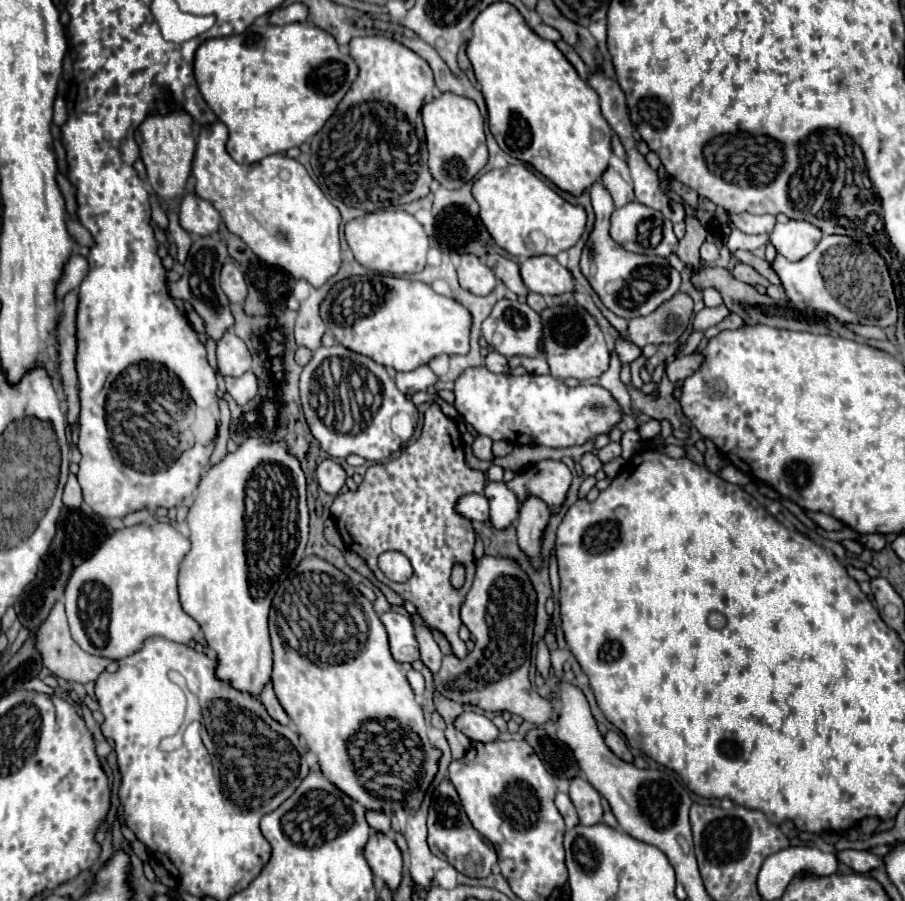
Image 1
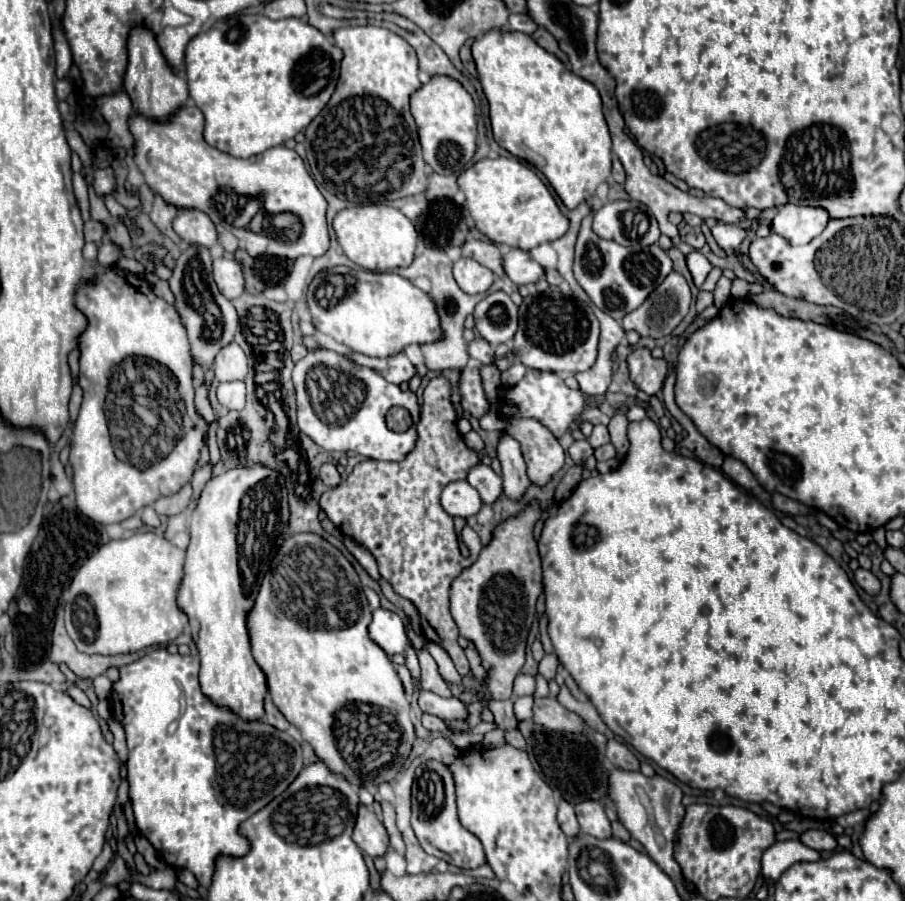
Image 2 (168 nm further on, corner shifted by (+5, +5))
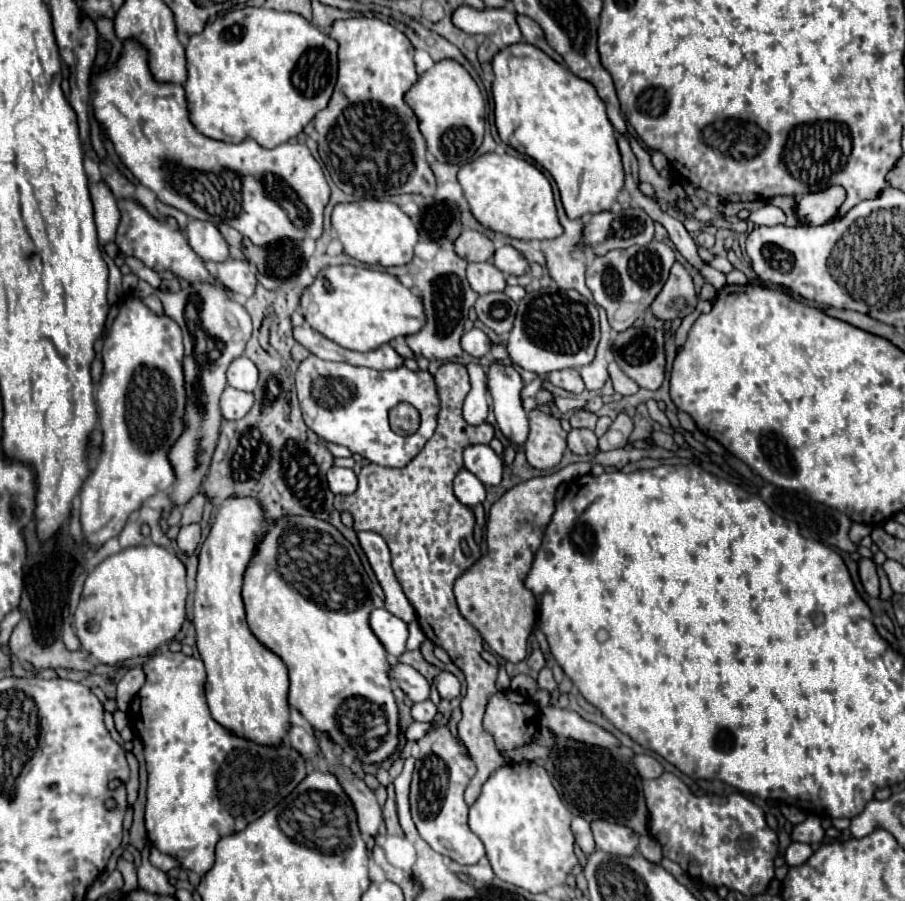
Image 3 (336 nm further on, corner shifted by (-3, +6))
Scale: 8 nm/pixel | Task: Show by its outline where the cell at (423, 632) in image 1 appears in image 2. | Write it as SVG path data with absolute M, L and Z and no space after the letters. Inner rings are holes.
M421 649L417 655L419 655L419 663L421 663L421 689L433 691L433 693L437 693L441 697L451 697L451 689L443 681L443 677L439 675L437 663L429 655L429 651L427 649Z

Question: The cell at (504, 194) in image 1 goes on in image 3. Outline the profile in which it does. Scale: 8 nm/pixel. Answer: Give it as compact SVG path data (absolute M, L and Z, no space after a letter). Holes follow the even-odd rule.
M489 152L465 164L457 178L463 186L473 216L487 230L511 236L515 240L547 240L563 234L553 200L553 188L545 174L525 158Z

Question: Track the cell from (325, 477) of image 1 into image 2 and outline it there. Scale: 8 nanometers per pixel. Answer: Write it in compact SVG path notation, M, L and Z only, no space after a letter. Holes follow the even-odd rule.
M325 463L325 465L321 467L321 479L323 479L323 483L325 483L327 487L337 487L337 485L341 483L341 475L339 475L337 467L331 465L331 463Z

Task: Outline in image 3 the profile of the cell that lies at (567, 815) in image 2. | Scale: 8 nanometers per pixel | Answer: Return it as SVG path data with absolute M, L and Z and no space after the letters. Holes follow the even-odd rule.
M575 816L573 822L571 822L571 830L573 830L575 842L581 846L581 850L585 854L591 854L591 850L595 850L595 842L593 842L593 834L591 834L589 822L579 818L579 816Z

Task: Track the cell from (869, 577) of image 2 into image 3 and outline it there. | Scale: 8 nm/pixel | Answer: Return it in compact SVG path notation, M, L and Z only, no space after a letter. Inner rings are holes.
M863 558L859 562L859 578L863 582L863 588L869 596L877 598L879 596L879 578L877 578L877 572L875 572L875 562L869 560L869 558Z

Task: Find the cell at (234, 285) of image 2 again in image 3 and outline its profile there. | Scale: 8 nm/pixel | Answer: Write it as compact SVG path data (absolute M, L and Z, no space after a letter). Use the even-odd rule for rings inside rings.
M225 260L217 264L217 280L233 294L241 294L249 298L255 292L255 272L247 260Z

